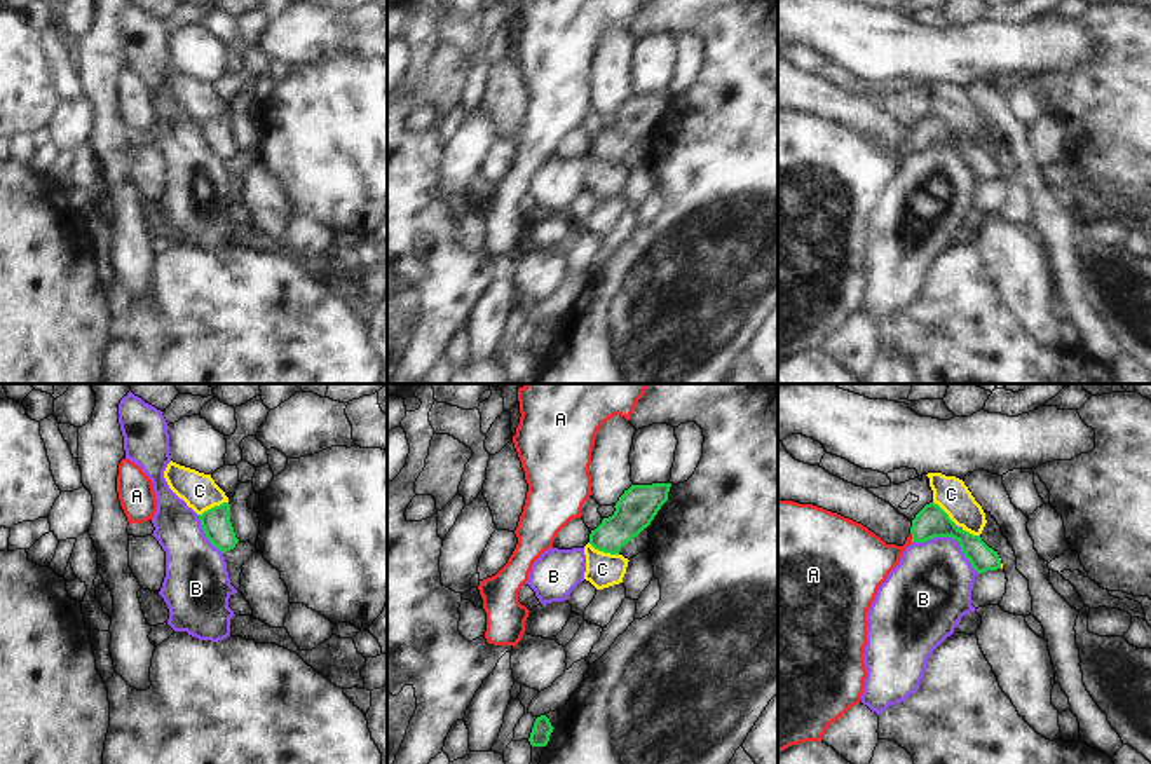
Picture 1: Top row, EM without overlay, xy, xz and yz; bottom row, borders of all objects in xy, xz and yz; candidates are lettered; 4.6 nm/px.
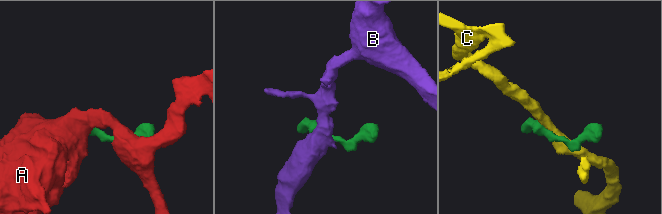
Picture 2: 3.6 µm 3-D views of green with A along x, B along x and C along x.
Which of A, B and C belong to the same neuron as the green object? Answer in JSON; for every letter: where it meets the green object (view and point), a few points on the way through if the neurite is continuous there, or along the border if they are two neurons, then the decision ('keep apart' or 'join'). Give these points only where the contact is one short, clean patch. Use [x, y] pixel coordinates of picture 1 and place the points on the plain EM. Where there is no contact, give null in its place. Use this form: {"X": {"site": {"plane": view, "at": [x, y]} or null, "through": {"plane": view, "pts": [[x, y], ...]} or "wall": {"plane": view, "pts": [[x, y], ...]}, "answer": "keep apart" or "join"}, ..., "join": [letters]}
{"A": {"site": {"plane": "yz", "at": [912, 147]}, "through": {"plane": "yz", "pts": [[932, 129], [912, 147], [886, 166], [864, 170]]}, "answer": "join"}, "B": {"site": {"plane": "yz", "at": [951, 145]}, "wall": {"plane": "yz", "pts": [[912, 150], [953, 147], [979, 182]]}, "answer": "keep apart"}, "C": {"site": {"plane": "xz", "at": [604, 161]}, "wall": {"plane": "xz", "pts": [[588, 152], [618, 164]]}, "answer": "keep apart"}, "join": ["A"]}

